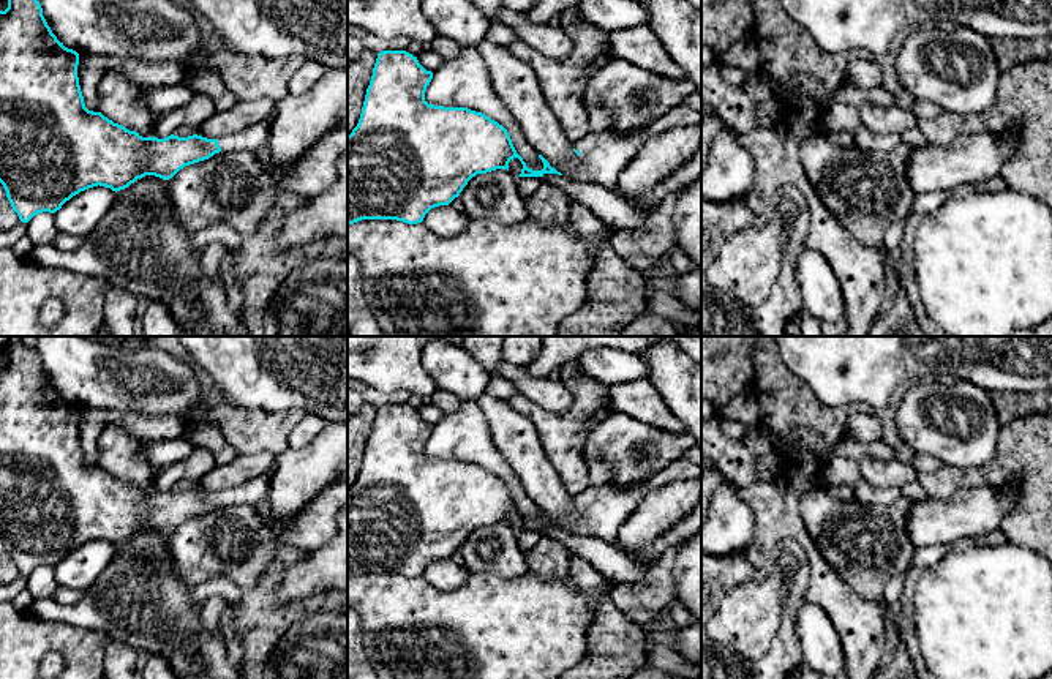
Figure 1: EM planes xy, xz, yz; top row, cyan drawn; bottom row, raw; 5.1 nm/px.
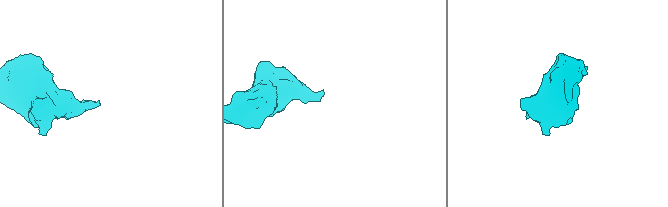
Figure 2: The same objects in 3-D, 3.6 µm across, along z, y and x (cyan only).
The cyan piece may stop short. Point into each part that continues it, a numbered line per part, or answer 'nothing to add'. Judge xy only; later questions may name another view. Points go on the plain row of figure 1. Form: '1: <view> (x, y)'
1: xy (255, 491)

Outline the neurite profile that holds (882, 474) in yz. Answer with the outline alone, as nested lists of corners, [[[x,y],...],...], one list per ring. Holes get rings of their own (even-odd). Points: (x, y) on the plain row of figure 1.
[[[864,458],[859,461],[859,475],[875,488],[902,488],[905,483],[916,482],[919,472],[910,463],[900,460]]]

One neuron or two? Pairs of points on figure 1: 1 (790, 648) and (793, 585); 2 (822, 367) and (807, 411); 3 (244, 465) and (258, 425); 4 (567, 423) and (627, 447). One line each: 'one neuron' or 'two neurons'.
1: one neuron
2: two neurons
3: two neurons
4: two neurons

